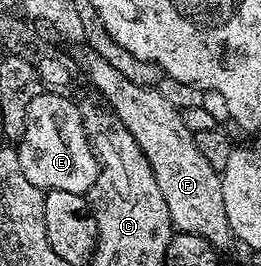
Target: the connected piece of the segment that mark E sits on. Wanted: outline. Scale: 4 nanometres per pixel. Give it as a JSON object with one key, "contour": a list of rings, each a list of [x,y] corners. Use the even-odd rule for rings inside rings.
{"contour":[[[44,90],[28,102],[28,118],[22,139],[17,141],[16,151],[24,178],[46,192],[68,190],[72,194],[86,194],[98,181],[100,165],[94,157],[94,148],[88,138],[82,136],[78,112],[67,104],[61,91]]]}

